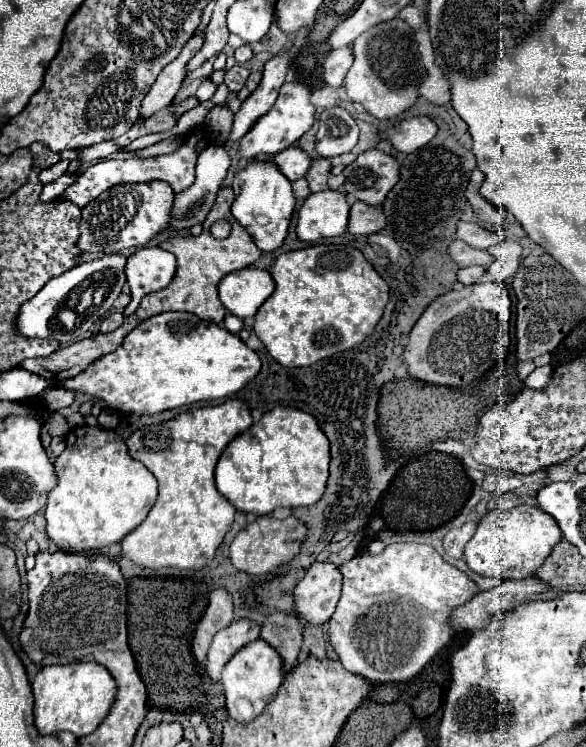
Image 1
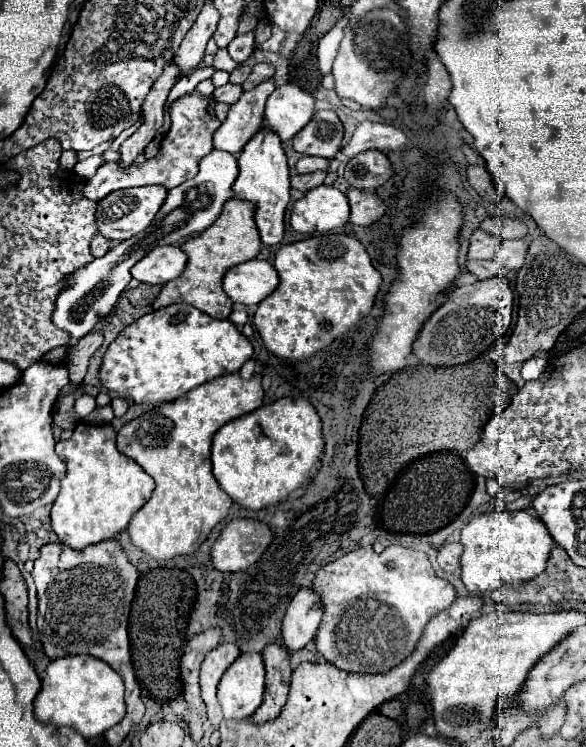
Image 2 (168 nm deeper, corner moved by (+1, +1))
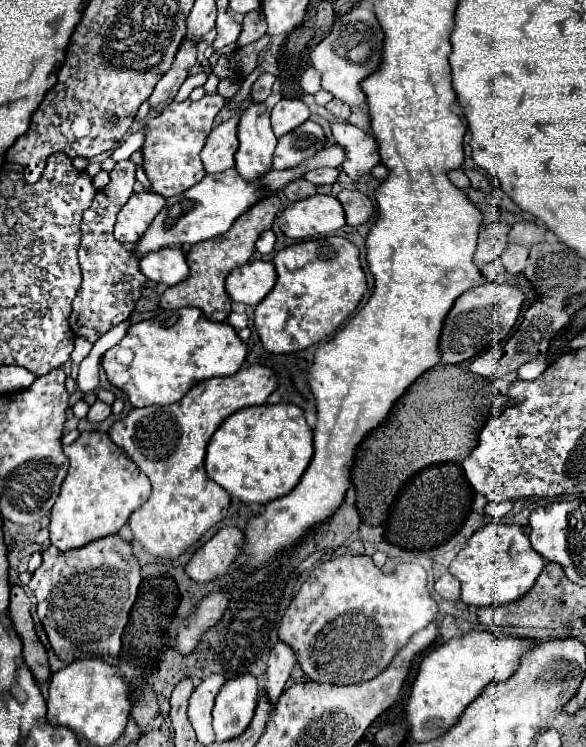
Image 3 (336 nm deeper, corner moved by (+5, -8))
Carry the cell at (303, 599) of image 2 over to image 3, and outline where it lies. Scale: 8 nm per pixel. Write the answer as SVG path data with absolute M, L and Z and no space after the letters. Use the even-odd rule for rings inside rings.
M279 641L273 651L271 657L267 661L267 683L265 683L265 691L271 699L271 703L275 703L291 675L291 669L295 667L295 651L291 649L291 645Z

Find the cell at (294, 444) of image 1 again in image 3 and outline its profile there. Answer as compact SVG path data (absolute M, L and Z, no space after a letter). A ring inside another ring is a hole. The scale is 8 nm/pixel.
M291 403L279 405L261 405L261 407L247 407L231 417L227 417L217 433L213 433L207 445L205 457L205 471L207 475L221 485L233 499L251 505L251 503L269 503L279 499L295 489L301 475L305 473L309 461L313 457L313 429L307 425L303 409Z

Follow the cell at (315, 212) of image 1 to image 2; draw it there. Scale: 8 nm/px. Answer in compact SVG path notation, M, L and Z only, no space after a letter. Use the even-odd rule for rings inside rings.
M317 186L309 190L291 208L291 226L301 234L329 232L349 220L349 202L335 186Z

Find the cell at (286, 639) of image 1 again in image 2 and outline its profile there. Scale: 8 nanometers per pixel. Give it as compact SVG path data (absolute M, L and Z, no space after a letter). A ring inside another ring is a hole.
M279 642L271 644L271 648L263 652L263 662L265 662L265 672L267 672L265 674L265 698L263 698L263 704L251 716L253 724L263 724L279 716L287 700L289 680L291 680L289 652L283 652Z

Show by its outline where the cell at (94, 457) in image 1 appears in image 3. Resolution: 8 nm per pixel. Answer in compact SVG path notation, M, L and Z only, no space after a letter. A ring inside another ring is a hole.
M83 431L75 443L63 447L63 453L69 457L69 473L61 485L59 497L51 509L51 543L59 551L69 551L69 549L79 549L95 539L115 535L119 529L129 521L129 515L139 509L151 495L151 485L149 479L137 469L137 465L109 439L107 433L101 431Z

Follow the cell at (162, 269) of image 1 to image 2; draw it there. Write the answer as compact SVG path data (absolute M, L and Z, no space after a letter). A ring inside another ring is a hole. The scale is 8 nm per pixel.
M159 246L141 258L131 274L145 284L165 284L183 274L187 256L179 246Z

